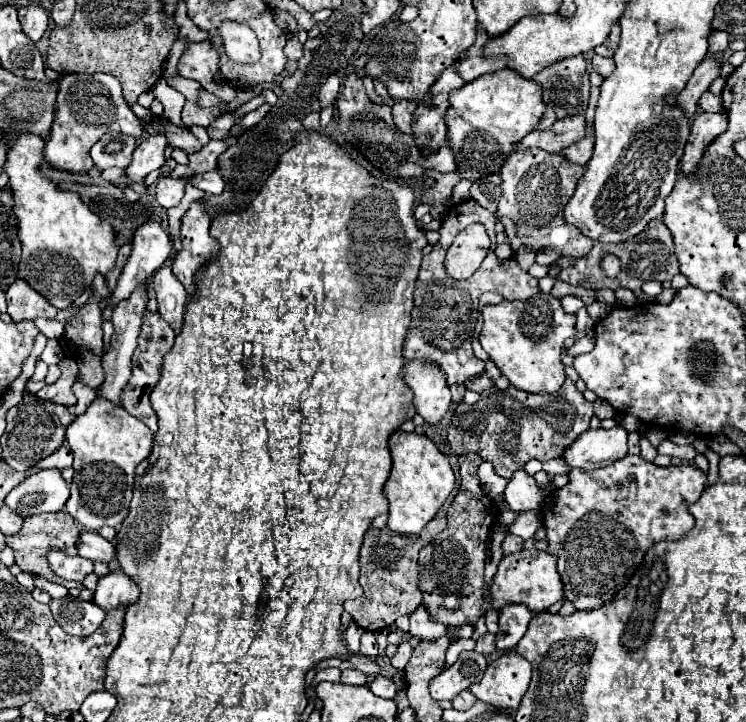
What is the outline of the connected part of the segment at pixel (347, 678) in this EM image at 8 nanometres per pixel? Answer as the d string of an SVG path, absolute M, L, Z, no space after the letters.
M346 667L342 671L342 683L348 683L348 685L366 685L366 675L358 669L352 669L352 667Z

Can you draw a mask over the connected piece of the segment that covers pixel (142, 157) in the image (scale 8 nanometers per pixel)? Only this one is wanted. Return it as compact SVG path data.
M164 131L150 133L144 141L140 141L140 145L136 145L134 159L126 169L126 177L130 181L142 181L150 171L162 167L166 163L164 149L166 149Z

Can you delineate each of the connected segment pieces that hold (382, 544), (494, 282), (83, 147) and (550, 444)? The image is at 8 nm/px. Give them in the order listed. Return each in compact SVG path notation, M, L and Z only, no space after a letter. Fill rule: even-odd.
M438 515L434 517L426 527L424 531L418 535L418 537L406 537L406 535L396 535L396 533L390 533L390 531L378 531L374 529L372 537L370 537L370 529L368 533L364 535L364 543L362 543L362 549L360 549L360 585L364 589L364 595L354 599L354 601L346 601L344 603L344 609L352 615L352 619L356 621L358 627L362 627L364 631L382 631L386 627L390 627L398 615L404 615L404 613L412 613L420 601L422 601L422 595L420 595L420 589L418 589L418 551L428 545L432 541L434 535L438 535L440 531L446 529L446 517L444 515ZM376 549L382 549L382 557L378 555L376 557ZM392 551L398 553L396 559L388 561Z
M468 199L462 201L446 215L440 227L440 241L434 245L432 253L424 255L420 275L416 279L416 291L414 291L414 311L412 311L412 325L406 333L404 339L404 361L424 361L424 363L434 363L440 367L440 371L446 375L448 385L458 385L464 383L468 377L480 375L484 371L484 361L480 361L474 351L472 351L472 335L476 327L476 317L478 317L478 297L486 291L500 293L506 301L514 299L530 299L538 293L538 281L530 277L526 271L518 267L514 259L500 261L494 255L496 245L490 245L486 259L482 261L480 269L464 281L454 281L446 277L444 273L444 253L452 245L456 233L470 223L482 223L494 241L494 223L496 217L488 209L484 209L478 201Z
M73 73L64 75L60 81L56 117L50 131L50 139L44 147L44 159L58 171L68 171L76 175L88 175L92 169L90 149L108 131L124 133L134 139L142 137L144 127L140 119L132 113L122 97L122 87L116 77L105 73Z
M566 379L556 395L534 395L510 387L506 391L496 391L474 405L460 403L448 429L448 443L456 455L464 455L468 451L478 453L494 465L498 475L510 479L512 473L524 467L528 459L546 461L548 457L560 457L584 431L588 431L592 415L592 403L584 399L570 379Z

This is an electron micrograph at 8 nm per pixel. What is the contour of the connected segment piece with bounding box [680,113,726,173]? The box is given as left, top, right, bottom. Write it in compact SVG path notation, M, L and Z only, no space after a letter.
M698 113L698 115L694 115L688 145L682 155L682 163L680 163L682 171L692 173L692 169L696 169L696 163L700 161L704 149L724 131L726 131L726 115L724 113Z

